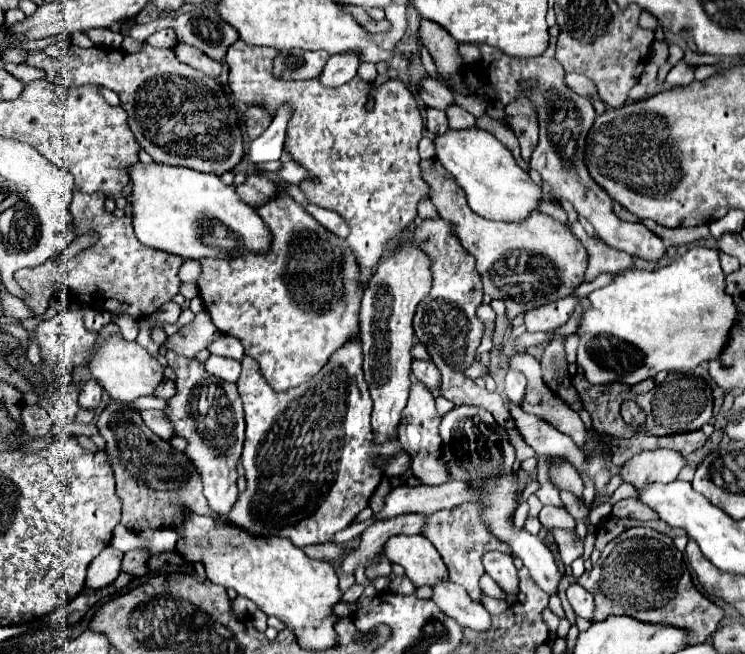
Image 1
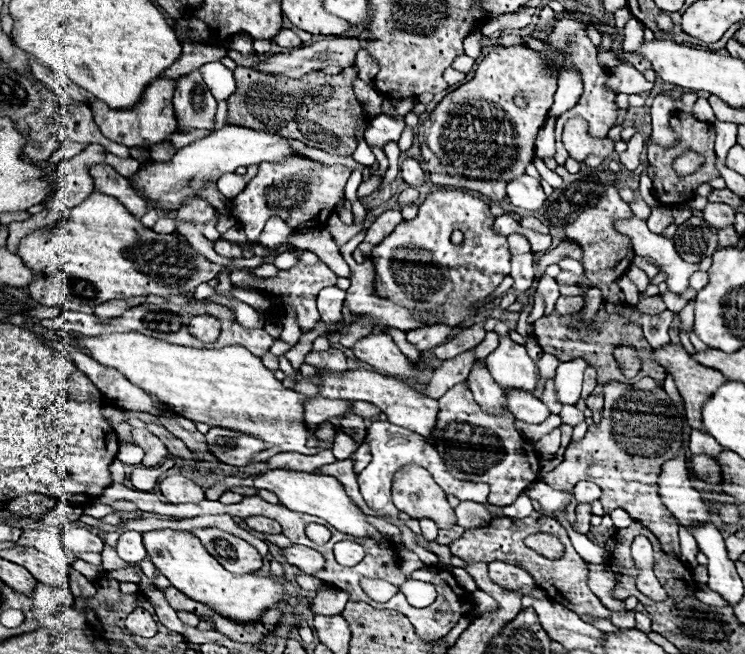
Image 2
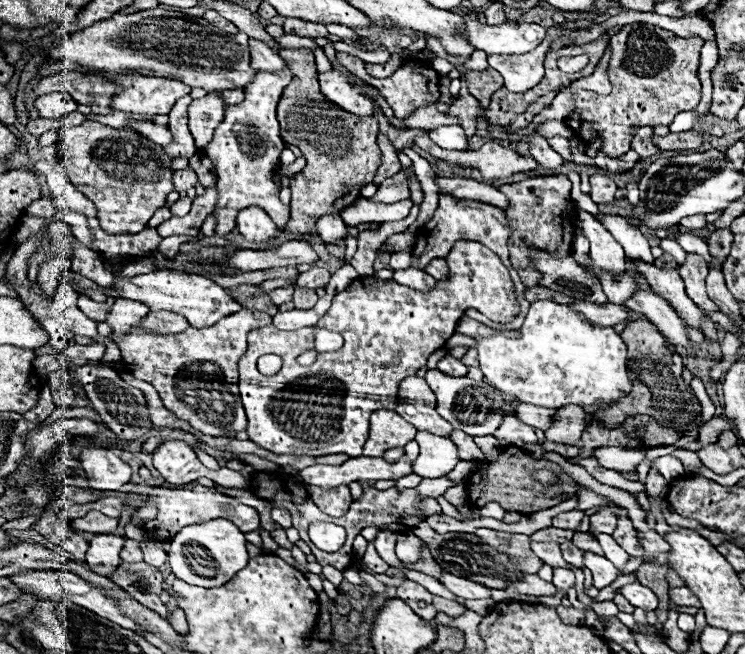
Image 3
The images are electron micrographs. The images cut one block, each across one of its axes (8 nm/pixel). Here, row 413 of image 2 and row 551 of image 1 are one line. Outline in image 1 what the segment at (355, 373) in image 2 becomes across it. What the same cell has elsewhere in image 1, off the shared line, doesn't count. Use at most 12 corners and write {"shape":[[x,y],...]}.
{"shape":[[392,536],[386,558],[416,586],[448,578],[438,550],[418,536]]}

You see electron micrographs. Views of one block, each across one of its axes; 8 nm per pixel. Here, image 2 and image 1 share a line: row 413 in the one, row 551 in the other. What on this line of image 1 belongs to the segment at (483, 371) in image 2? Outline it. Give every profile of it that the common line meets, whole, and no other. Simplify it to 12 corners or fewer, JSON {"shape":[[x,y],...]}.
{"shape":[[486,552],[484,570],[506,594],[518,594],[518,572],[506,552]]}

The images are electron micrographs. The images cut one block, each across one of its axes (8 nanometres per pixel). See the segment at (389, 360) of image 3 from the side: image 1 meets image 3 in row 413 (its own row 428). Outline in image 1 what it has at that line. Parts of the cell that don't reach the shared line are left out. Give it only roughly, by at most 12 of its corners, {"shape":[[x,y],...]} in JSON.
{"shape":[[362,342],[274,392],[236,382],[248,488],[224,518],[294,546],[330,542],[368,506]]}

